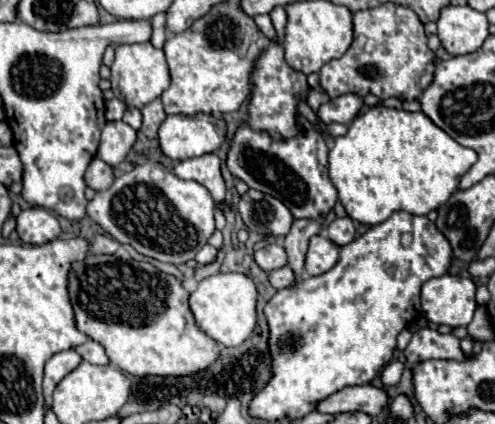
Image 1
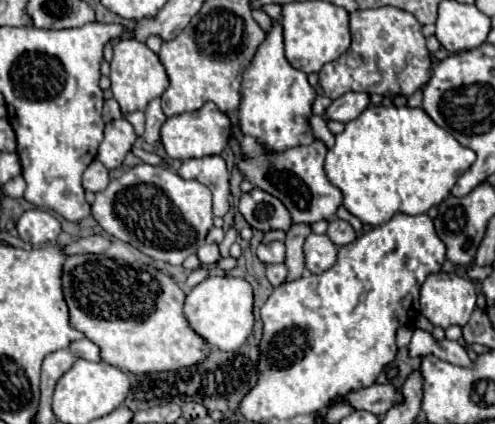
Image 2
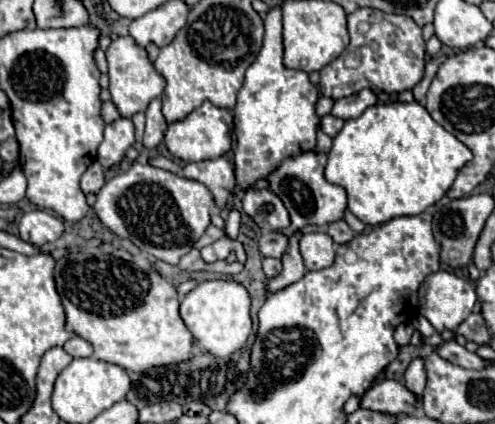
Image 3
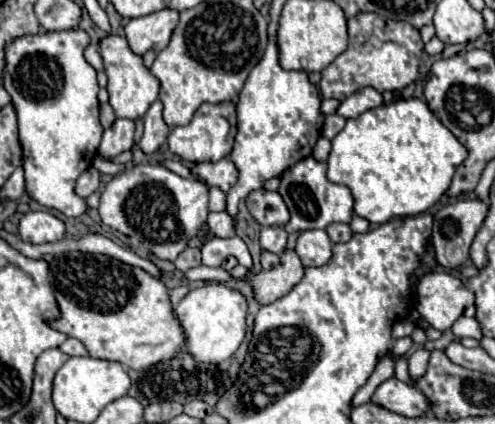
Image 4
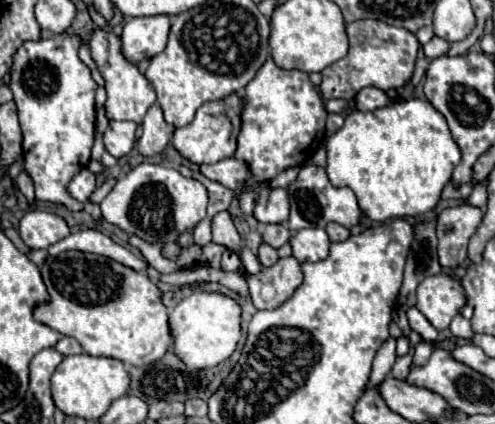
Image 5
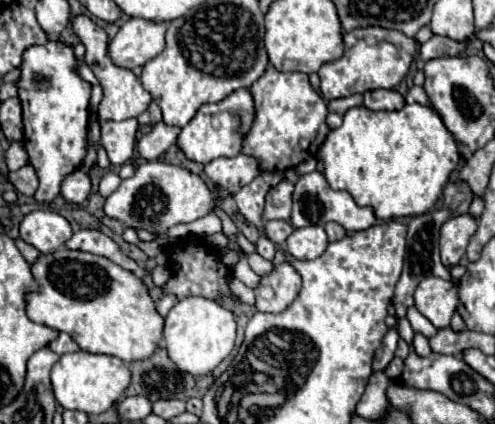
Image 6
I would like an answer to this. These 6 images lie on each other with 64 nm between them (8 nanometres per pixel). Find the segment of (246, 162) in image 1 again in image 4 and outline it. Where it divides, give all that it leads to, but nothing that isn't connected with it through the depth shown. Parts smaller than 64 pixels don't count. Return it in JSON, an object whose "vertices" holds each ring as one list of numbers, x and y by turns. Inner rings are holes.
{"vertices":[[312,156,300,160,298,164,294,164,282,174,282,184,278,192,282,194,290,210,290,222,284,226,288,234,310,230,310,228,326,228,332,222,350,224,354,216,354,198,350,188,328,182,326,164,314,160]]}

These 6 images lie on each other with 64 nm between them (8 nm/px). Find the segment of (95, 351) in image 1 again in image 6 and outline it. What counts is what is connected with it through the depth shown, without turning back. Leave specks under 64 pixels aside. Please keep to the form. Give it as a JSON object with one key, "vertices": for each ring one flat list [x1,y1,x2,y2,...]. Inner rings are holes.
{"vertices":[[58,332,58,336,48,344,48,348,56,354,66,354,66,352,76,352,80,350,78,344,66,334,66,332]]}

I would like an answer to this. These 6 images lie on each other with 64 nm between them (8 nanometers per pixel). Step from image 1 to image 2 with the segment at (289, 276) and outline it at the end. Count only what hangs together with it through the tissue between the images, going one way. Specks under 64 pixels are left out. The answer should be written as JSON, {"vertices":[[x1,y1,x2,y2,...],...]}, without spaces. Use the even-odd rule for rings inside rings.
{"vertices":[[266,264,266,278,272,286,280,286,286,280,286,266,284,264]]}

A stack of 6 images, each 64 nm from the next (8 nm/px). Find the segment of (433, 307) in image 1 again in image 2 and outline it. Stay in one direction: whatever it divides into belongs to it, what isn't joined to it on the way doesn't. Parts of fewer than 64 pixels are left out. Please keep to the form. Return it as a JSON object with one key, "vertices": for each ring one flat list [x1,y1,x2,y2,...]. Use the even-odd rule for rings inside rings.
{"vertices":[[430,274,420,288,420,312,434,326,464,326,476,306,476,288,456,274]]}

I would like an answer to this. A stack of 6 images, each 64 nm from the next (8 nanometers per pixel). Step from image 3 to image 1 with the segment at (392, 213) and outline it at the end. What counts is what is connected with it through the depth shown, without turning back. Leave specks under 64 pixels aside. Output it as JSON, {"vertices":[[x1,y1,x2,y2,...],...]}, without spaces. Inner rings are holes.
{"vertices":[[378,104,358,114,350,122,348,132,334,140,334,146,328,154,328,172,348,216,356,222,374,226,388,220,392,212,398,210,410,214,428,214,430,210,440,208,458,188,460,178,468,172,476,158,478,156,474,150,464,148,456,140,452,140,424,112,406,112]]}

